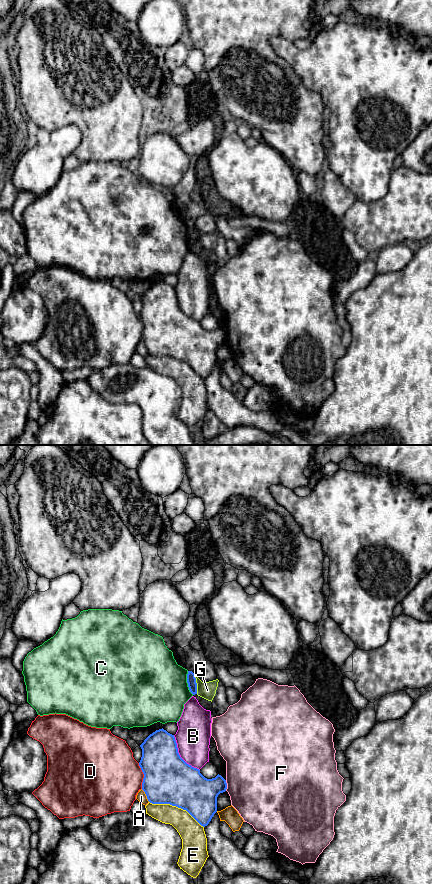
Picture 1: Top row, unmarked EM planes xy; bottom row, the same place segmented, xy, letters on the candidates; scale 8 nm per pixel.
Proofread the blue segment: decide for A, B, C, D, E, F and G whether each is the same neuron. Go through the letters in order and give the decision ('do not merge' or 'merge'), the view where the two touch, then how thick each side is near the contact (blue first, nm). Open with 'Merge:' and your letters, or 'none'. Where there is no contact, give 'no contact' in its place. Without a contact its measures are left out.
Merge: none
A: do not merge; contact in xy; calibres 400 and 80 nm
B: do not merge; contact in xy; calibres 400 and 280 nm
C: do not merge; contact in xy; calibres 80 and 500 nm
D: do not merge; contact in xy; calibres 400 and 460 nm
E: do not merge; contact in xy; calibres 400 and 190 nm
F: do not merge; contact in xy; calibres 300 and 500 nm
G: do not merge; contact in xy; calibres 80 and 140 nm

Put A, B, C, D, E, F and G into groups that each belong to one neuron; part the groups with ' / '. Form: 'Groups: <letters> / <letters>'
Groups: A / B / C / D / E / F / G

